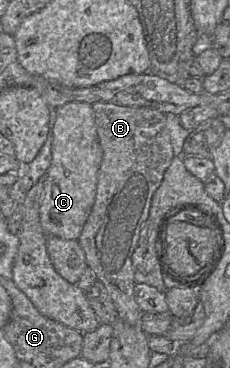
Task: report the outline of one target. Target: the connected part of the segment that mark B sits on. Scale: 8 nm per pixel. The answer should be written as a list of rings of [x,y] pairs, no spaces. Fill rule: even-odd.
[[[110,101],[92,103],[92,108],[103,155],[95,201],[77,241],[85,253],[87,266],[106,287],[118,317],[142,327],[144,312],[134,297],[132,254],[148,219],[152,197],[175,156],[166,114],[150,107],[123,106]]]

